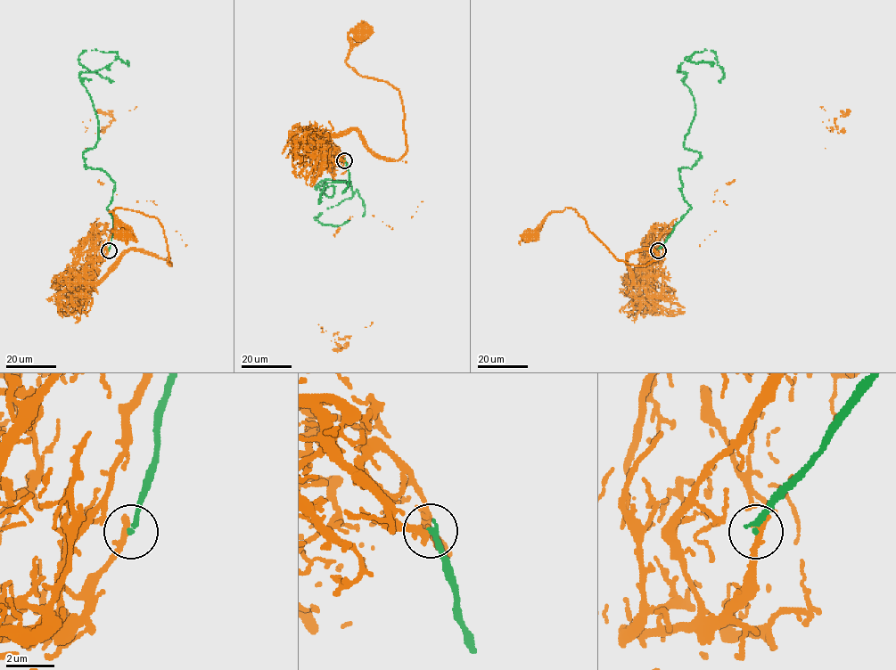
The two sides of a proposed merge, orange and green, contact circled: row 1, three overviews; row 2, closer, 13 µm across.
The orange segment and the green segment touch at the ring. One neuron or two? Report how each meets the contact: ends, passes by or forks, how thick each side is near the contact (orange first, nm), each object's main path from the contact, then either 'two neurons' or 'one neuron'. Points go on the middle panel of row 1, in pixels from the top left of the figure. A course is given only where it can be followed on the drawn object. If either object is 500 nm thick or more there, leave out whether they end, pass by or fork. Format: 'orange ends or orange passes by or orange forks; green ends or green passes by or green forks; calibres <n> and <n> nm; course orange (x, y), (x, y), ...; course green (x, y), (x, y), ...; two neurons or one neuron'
orange ends; green ends; calibres 340 and 190 nm; course orange (344, 160), (323, 146), (322, 135), (356, 130), (395, 160), (406, 148), (398, 91), (346, 62), (361, 30); course green (344, 160), (343, 192), (350, 184), (326, 183), (318, 201), (332, 180), (353, 196), (315, 219), (349, 220); two neurons

